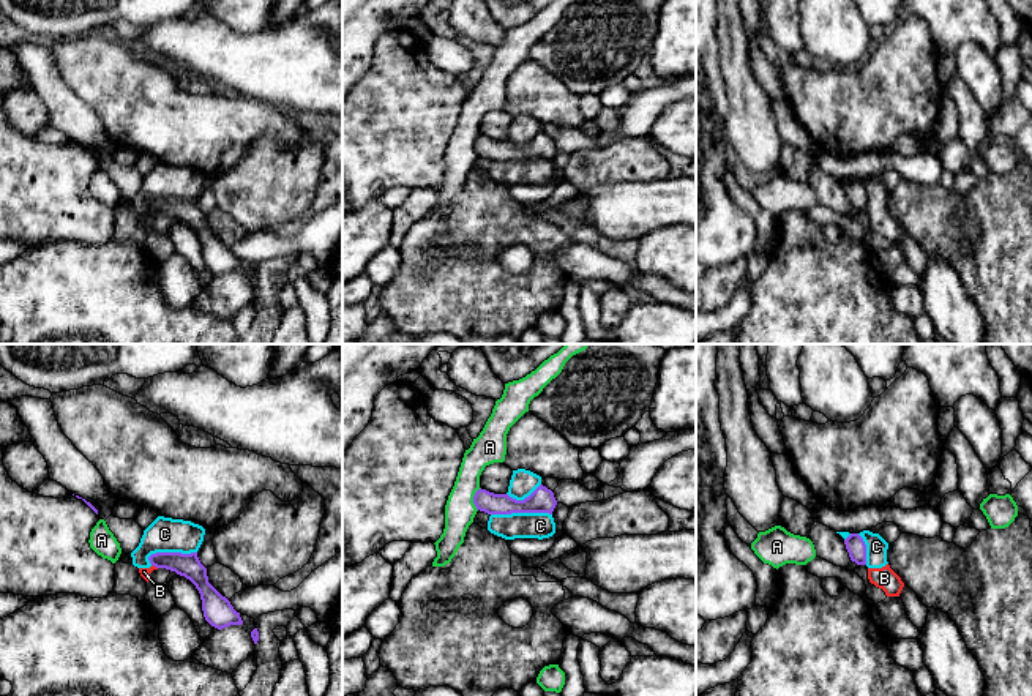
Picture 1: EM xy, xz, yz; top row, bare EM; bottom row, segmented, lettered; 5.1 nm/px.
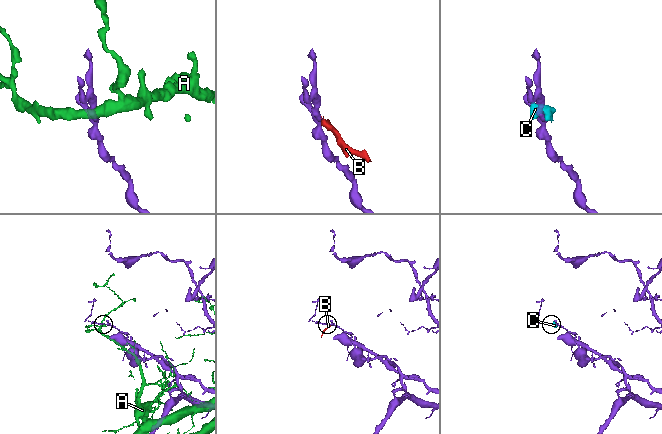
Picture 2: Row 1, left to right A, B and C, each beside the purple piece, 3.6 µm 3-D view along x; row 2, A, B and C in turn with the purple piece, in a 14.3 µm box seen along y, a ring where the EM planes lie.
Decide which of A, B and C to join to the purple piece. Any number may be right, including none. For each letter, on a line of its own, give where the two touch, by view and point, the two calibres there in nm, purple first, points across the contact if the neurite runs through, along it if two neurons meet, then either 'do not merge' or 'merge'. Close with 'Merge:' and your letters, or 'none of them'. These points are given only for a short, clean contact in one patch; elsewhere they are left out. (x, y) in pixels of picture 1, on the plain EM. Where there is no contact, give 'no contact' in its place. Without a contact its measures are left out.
A: contact xz (474, 145); calibres 110 and 160 nm; do not merge
B: contact xy (155, 212); calibres 120 and 50 nm; border xy (152, 210), (157, 215); do not merge
C: contact xz (521, 158); calibres 130 and 130 nm; border xz (551, 160), (491, 161); do not merge
Merge: none of them

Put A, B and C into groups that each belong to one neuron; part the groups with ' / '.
A / B C

